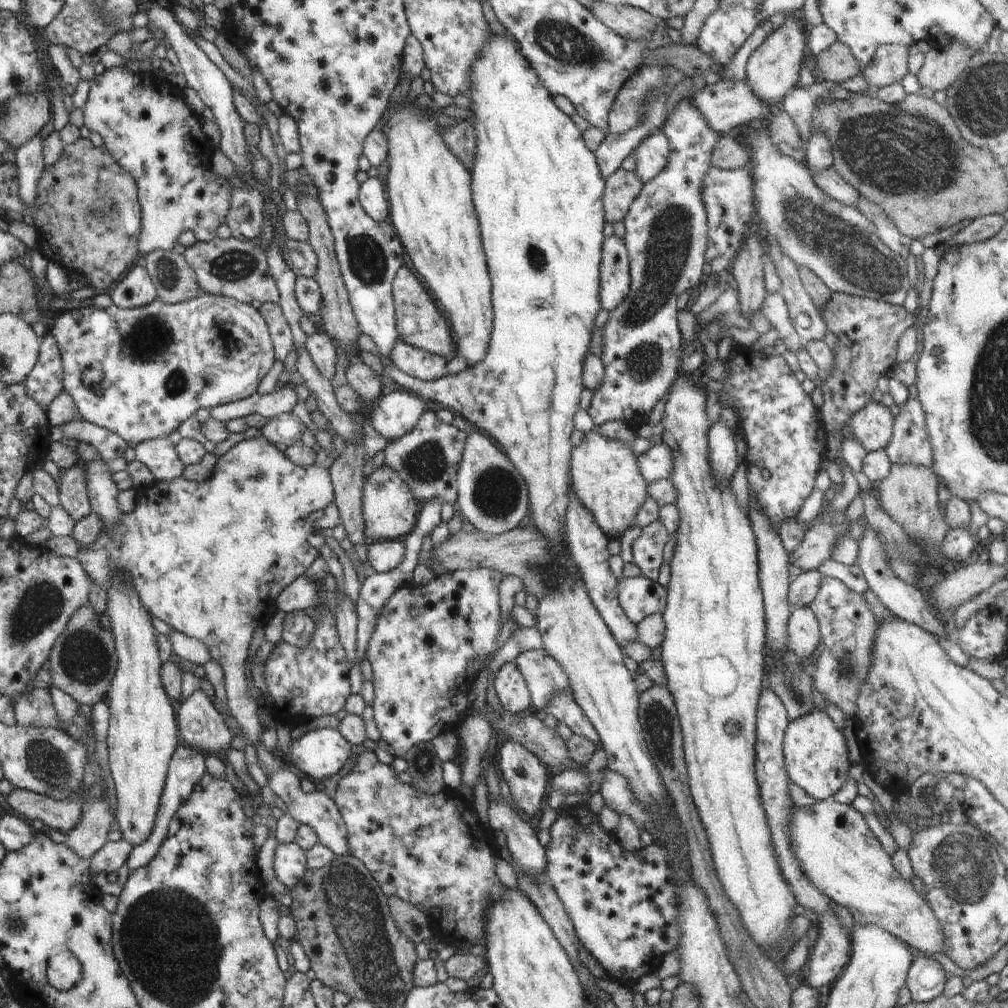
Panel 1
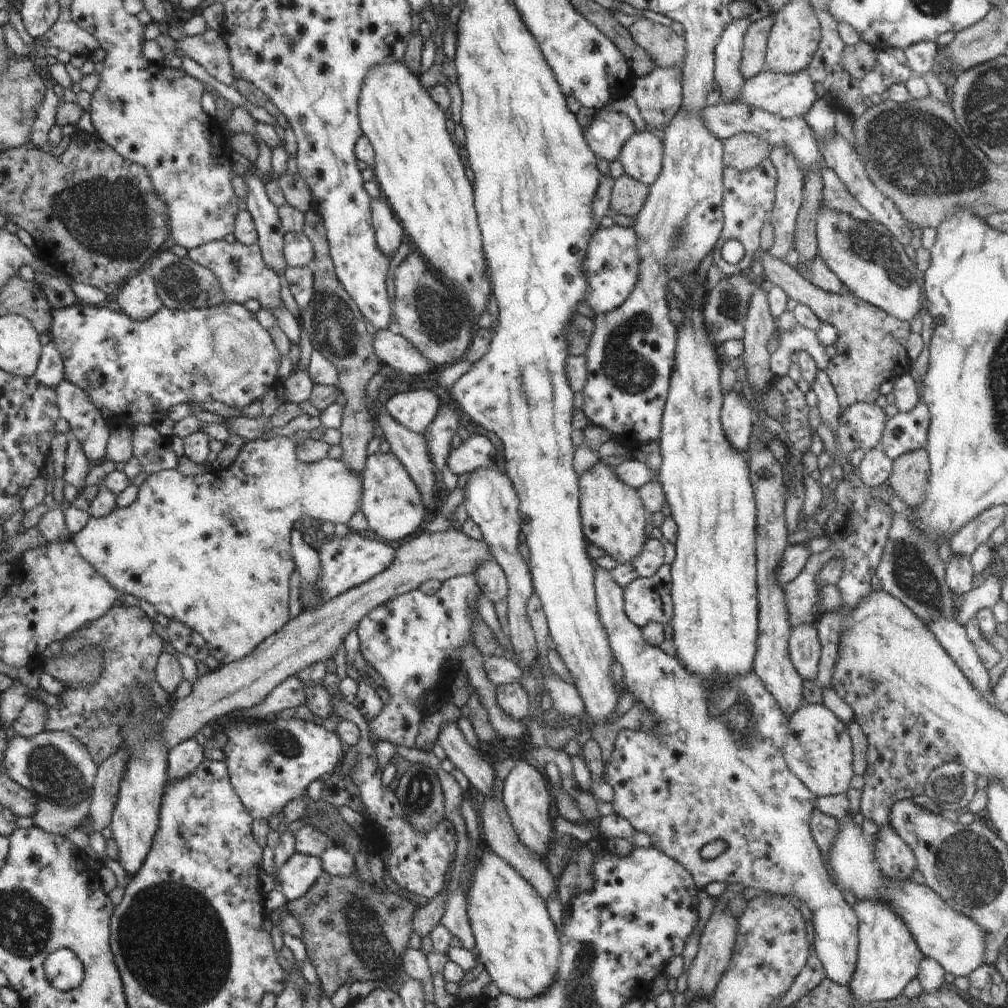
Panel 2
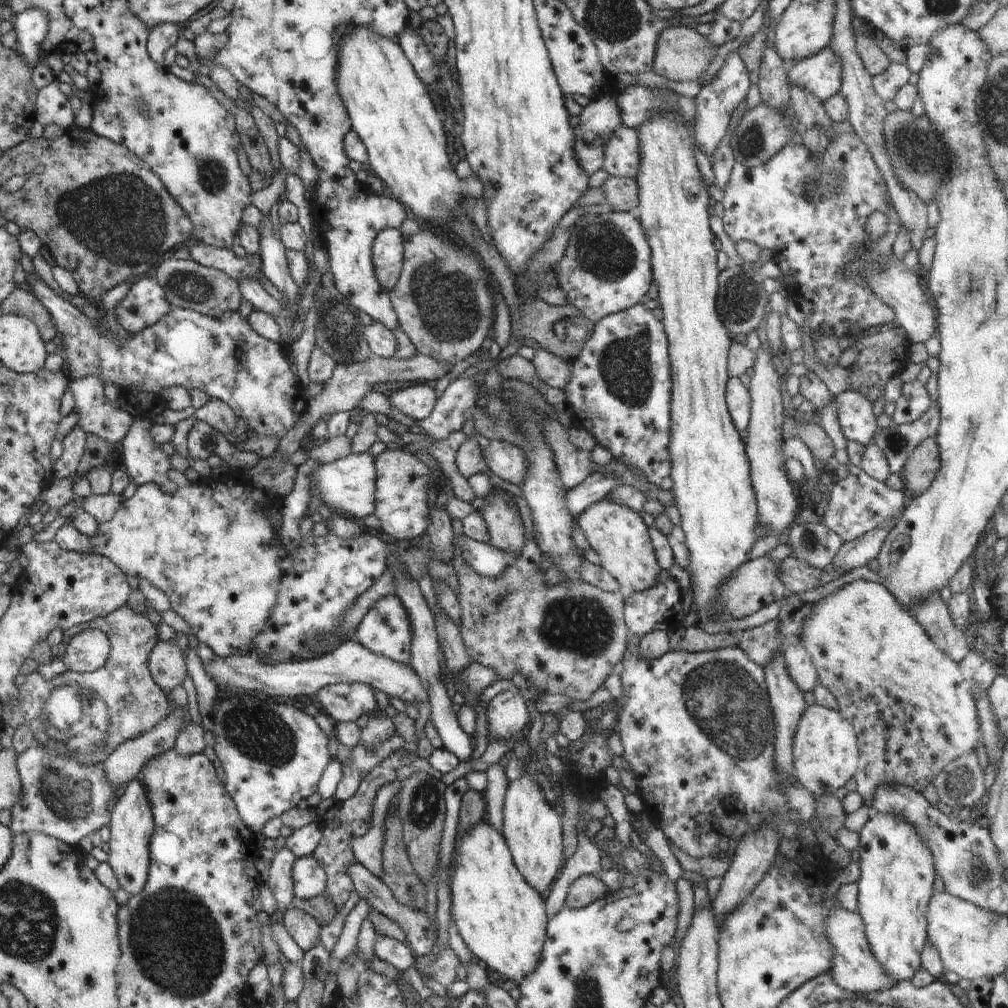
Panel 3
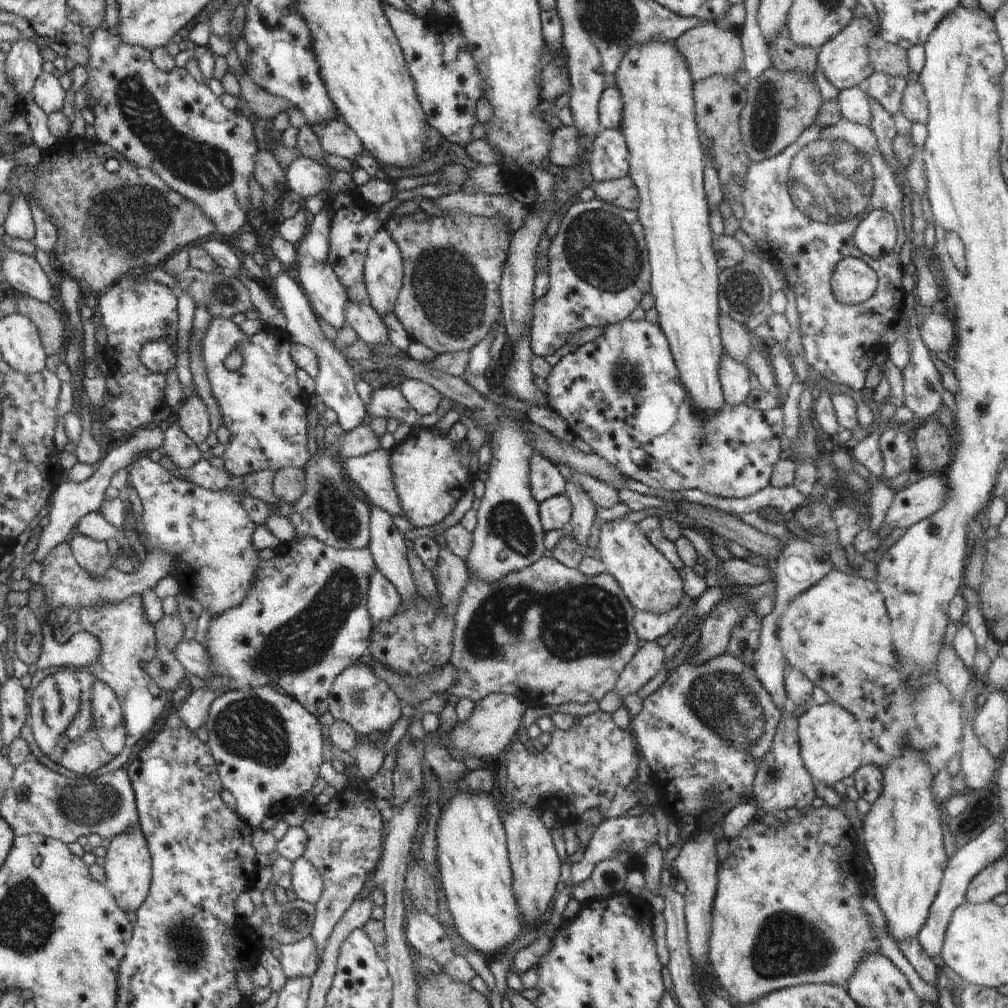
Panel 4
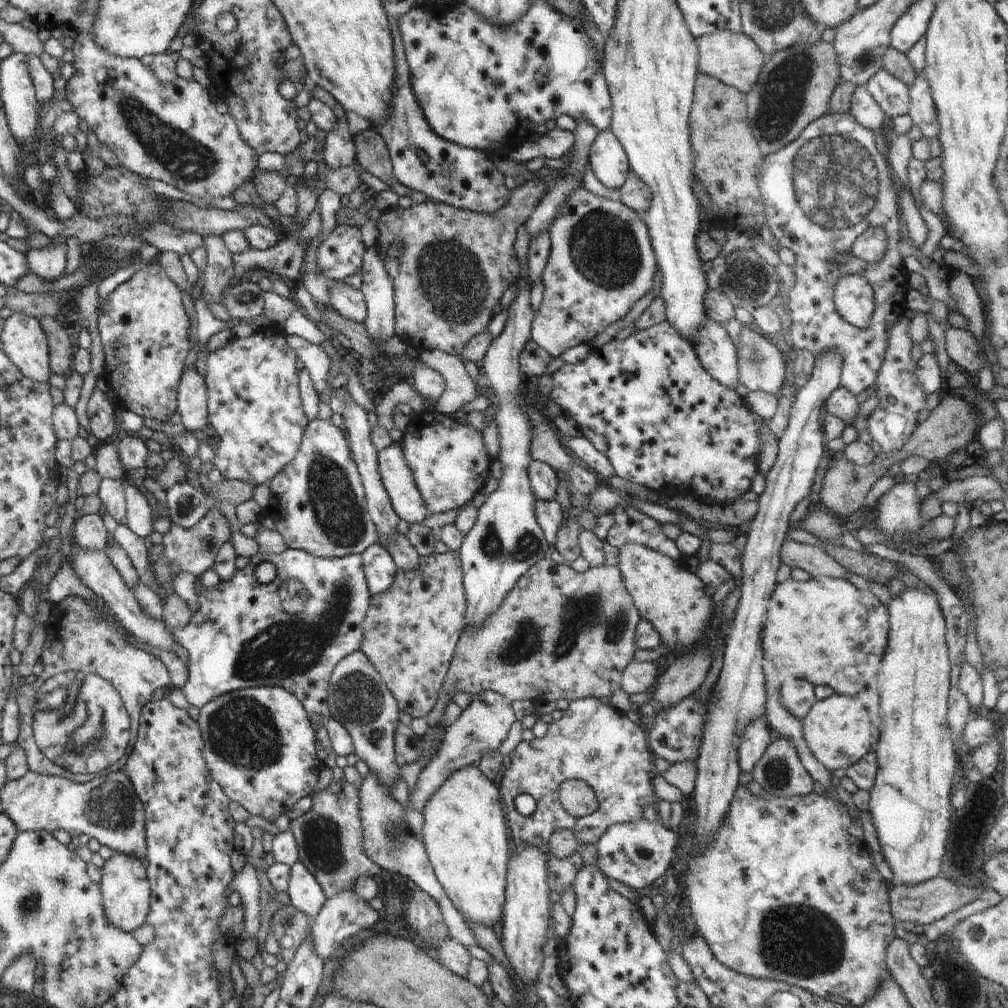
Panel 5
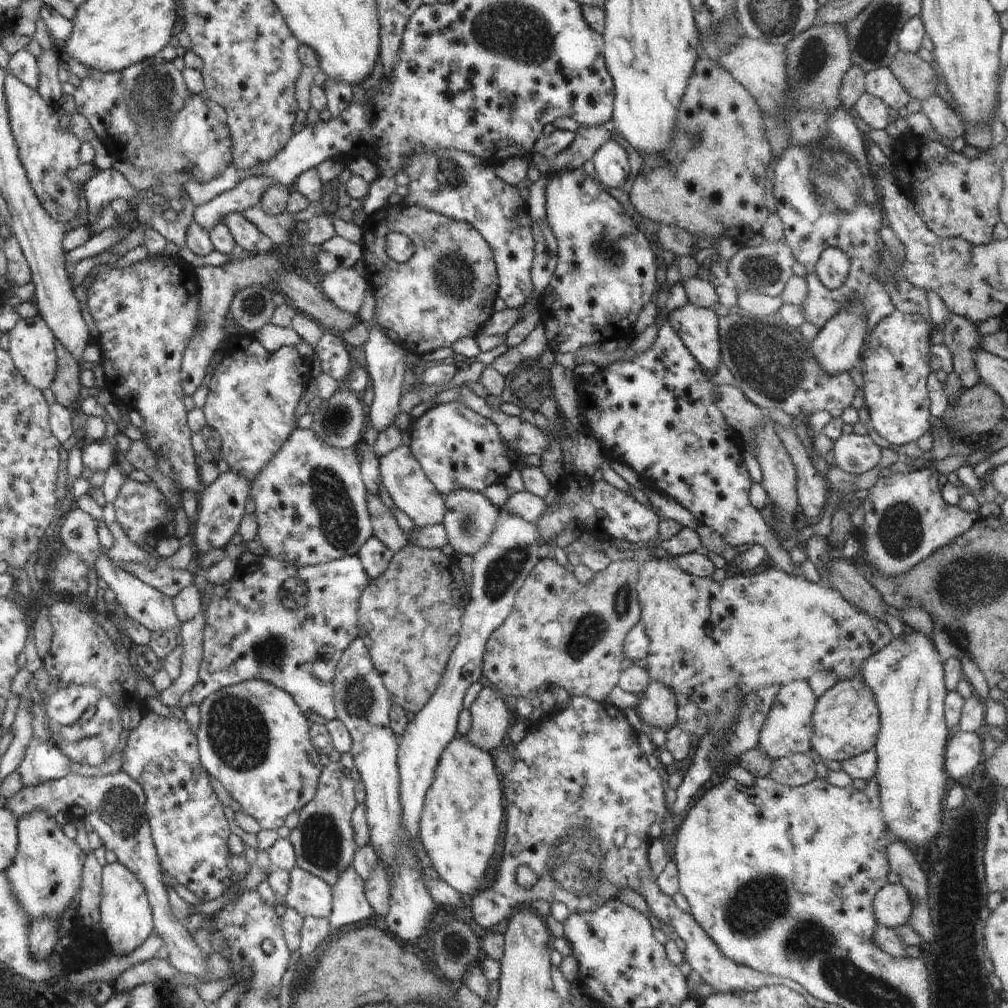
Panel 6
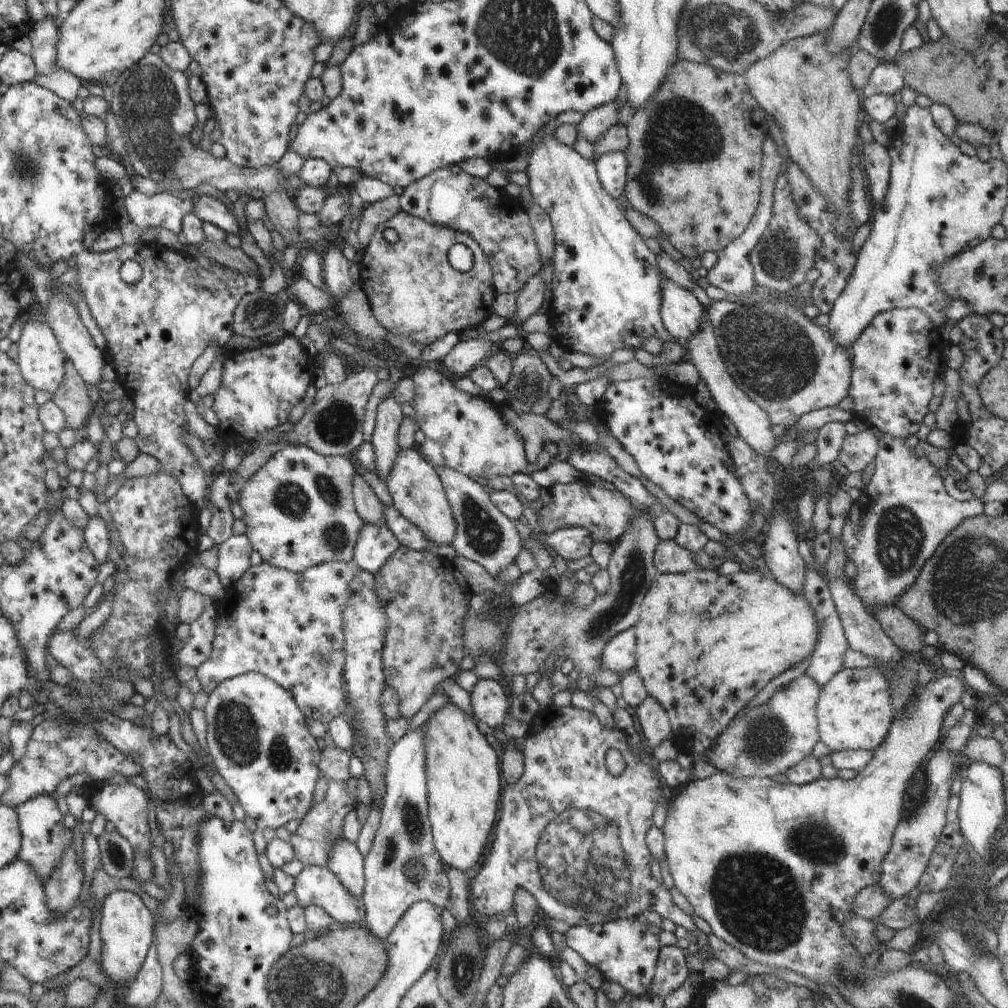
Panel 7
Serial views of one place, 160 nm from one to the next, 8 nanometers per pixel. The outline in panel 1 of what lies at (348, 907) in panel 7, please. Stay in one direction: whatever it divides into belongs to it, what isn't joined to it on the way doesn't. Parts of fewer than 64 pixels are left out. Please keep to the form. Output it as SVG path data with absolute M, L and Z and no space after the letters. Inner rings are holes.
M278 842L274 850L273 870L277 880L286 886L287 890L294 890L302 876L309 870L306 866L306 854L294 842Z

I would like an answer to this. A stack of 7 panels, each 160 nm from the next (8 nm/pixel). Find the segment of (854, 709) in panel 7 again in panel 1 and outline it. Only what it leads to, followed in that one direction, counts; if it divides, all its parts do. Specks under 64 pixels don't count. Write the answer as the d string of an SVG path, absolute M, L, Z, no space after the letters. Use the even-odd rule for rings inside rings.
M822 706L789 722L783 741L783 754L786 774L808 796L812 796L812 801L834 797L844 786L852 767L843 732L824 712Z

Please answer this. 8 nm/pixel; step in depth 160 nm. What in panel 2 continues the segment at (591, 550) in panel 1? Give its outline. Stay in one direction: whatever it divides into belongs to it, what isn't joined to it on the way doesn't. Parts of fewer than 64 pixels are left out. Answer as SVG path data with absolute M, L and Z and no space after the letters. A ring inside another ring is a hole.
M591 559L593 562L593 566L595 568L595 595L597 600L597 609L599 614L600 622L603 624L604 630L606 631L609 645L613 654L613 660L618 662L620 666L622 666L622 670L624 671L623 676L623 682L622 682L622 692L632 692L632 696L634 696L635 701L640 703L648 712L651 714L652 720L655 721L655 728L652 727L649 731L635 731L632 729L622 729L620 732L618 732L616 736L616 740L614 743L614 750L611 755L610 762L607 762L605 765L605 780L606 784L610 785L612 790L614 791L614 802L612 803L612 806L614 807L615 813L617 815L620 815L622 818L625 818L634 828L636 831L645 832L650 836L652 844L658 848L658 850L661 850L662 852L665 852L670 858L673 858L676 860L676 862L679 862L688 872L694 877L694 880L696 881L697 888L698 889L704 889L707 884L710 884L710 882L725 882L727 885L742 885L743 888L756 888L756 890L766 891L768 893L780 893L781 895L787 896L790 892L793 892L794 894L797 894L797 896L800 898L800 900L804 900L806 904L808 904L808 908L811 910L812 913L812 921L815 928L815 935L814 935L814 946L815 946L815 953L817 954L818 958L820 959L820 962L822 962L822 966L824 968L824 972L826 974L826 977L828 977L832 982L835 982L839 985L848 985L851 981L851 978L853 977L856 963L857 963L857 948L858 948L858 925L859 920L857 919L855 910L846 903L846 900L844 897L842 897L842 892L836 887L836 885L831 881L830 875L828 874L828 871L826 870L826 867L824 866L824 863L822 862L821 852L819 851L818 845L815 843L811 828L810 828L810 822L811 818L814 812L814 809L817 808L817 805L815 804L816 796L815 794L812 794L810 790L806 788L806 785L803 782L800 782L800 779L789 769L789 766L786 764L785 758L783 757L783 748L785 745L786 740L786 731L787 726L789 723L789 720L785 717L785 714L783 713L783 710L781 707L778 706L778 703L776 700L774 700L774 697L769 693L769 690L766 690L766 687L764 684L762 684L762 681L757 677L757 674L752 670L749 673L744 673L741 675L734 675L733 677L728 678L718 678L718 673L714 672L713 676L709 678L709 681L702 680L700 677L695 677L694 673L691 673L683 664L679 661L678 657L670 656L666 653L664 653L660 647L653 647L650 646L643 637L643 634L641 633L641 628L637 627L627 616L623 607L624 599L623 599L623 588L619 587L618 584L616 584L616 581L612 578L612 575L610 574L610 571L605 570L600 567L595 567L594 563L595 560ZM712 842L724 842L726 844L726 849L723 853L721 853L719 856L715 857L714 859L710 860L703 860L700 857L700 850L702 850L703 846L706 846L706 844Z

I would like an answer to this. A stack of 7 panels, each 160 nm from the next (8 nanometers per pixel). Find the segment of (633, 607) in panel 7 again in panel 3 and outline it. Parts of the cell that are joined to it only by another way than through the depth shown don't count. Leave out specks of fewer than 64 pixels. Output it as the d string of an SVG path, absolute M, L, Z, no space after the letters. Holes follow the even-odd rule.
M451 515L449 517L454 533L454 556L451 562L458 576L458 589L455 593L461 610L459 629L471 662L494 671L497 680L511 680L513 674L520 672L542 694L590 700L590 696L614 673L614 666L623 660L627 650L629 630L623 615L625 598L619 591L606 592L586 581L546 584L546 570L539 566L543 560L541 550L538 550L536 562L521 557L509 563L497 577L482 576L462 558L458 546L458 535L463 533L461 520L452 518Z

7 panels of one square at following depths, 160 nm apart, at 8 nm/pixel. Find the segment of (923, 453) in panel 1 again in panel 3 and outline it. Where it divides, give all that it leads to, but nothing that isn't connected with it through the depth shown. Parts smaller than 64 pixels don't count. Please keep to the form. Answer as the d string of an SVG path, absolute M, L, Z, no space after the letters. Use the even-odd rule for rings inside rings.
M931 403L931 407L913 423L891 424L886 430L878 430L873 442L886 456L891 473L899 475L905 468L908 455L920 442L937 436L939 422L939 408Z

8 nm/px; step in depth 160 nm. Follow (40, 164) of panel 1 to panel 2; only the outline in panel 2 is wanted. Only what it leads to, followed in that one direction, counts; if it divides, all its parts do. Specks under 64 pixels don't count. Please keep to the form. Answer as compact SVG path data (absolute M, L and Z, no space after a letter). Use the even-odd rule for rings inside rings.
M49 84L44 100L37 108L37 117L31 128L31 140L39 149L46 144L50 129L56 125L56 114L60 108L61 99L54 93L54 89Z

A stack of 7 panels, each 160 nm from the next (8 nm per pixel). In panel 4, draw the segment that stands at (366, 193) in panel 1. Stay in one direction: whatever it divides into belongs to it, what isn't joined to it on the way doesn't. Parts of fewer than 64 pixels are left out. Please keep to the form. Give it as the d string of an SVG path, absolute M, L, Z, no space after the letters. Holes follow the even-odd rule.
M381 228L372 236L363 270L369 305L383 319L392 313L403 281L403 260L394 239Z

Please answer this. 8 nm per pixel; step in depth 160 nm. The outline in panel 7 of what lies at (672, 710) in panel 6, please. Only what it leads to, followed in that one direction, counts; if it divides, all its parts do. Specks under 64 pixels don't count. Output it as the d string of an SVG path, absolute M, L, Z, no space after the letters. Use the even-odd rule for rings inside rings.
M648 695L640 706L634 709L642 734L648 742L648 746L654 750L660 746L666 739L671 738L671 724L662 705L654 698Z

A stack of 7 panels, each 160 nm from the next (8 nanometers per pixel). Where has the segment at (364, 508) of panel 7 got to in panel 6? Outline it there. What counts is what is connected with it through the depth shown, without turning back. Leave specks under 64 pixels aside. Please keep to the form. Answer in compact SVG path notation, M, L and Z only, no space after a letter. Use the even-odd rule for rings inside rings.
M367 490L367 511L373 526L373 535L381 540L392 552L398 552L408 544L405 532L384 501Z

